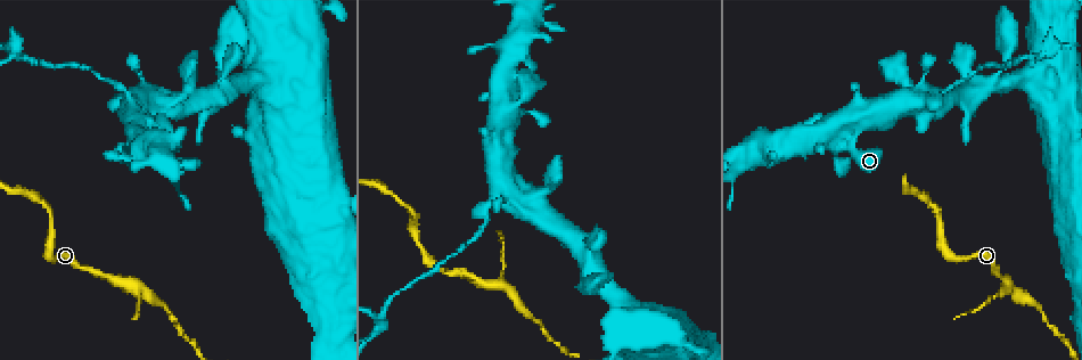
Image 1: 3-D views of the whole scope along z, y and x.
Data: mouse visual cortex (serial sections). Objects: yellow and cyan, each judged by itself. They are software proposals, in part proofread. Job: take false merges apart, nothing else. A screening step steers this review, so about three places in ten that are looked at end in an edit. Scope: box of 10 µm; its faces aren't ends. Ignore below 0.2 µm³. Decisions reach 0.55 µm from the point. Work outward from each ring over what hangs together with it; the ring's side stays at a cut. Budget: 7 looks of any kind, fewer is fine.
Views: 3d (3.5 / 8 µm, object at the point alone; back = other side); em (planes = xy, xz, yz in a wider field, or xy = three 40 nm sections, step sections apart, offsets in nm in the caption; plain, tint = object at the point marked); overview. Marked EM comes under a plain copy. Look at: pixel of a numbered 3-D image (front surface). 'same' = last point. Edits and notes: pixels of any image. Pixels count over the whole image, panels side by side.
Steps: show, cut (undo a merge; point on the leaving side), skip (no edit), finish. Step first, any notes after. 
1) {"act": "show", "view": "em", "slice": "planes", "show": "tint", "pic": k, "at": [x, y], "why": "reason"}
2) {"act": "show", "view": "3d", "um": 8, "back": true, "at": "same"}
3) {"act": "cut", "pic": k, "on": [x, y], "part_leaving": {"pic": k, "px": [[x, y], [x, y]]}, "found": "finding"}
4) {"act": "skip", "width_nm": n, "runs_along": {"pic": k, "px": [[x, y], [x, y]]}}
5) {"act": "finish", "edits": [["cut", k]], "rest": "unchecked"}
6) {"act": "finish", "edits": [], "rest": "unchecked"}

{"act": "show", "view": "3d", "um": 3.5, "pic": 1, "at": [948, 257], "why": "sharp bend"}

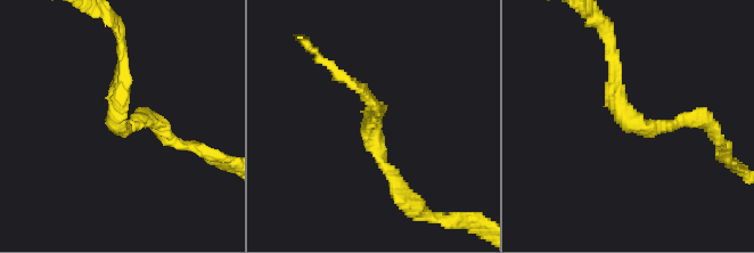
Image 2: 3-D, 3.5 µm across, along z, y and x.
{"act": "show", "view": "em", "slice": "xy", "step": 1, "show": "tint", "pic": 2, "at": [117, 123], "arm_widths_nm": [200, 200], "why": "now the EM"}

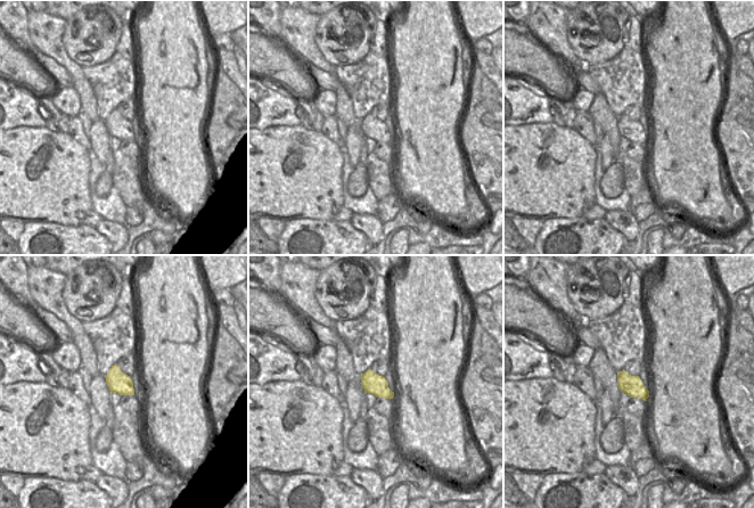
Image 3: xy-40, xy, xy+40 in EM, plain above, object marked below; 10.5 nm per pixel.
{"act": "skip", "runs_along": {"pic": 2, "px": [[696, 120], [632, 123], [612, 49]]}, "found": "all the same cell"}

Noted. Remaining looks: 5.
{"act": "show", "view": "3d", "um": 3.5, "pic": 1, "at": [161, 304], "why": "sudden change in width"}

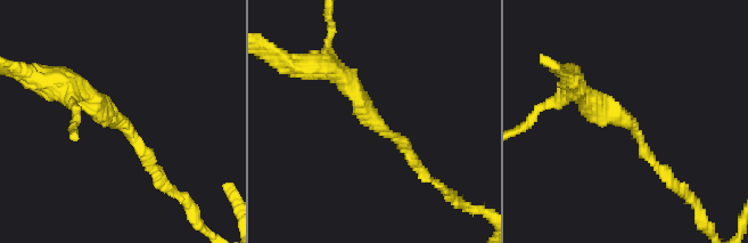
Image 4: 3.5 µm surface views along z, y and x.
{"act": "show", "view": "em", "slice": "xy", "step": 5, "show": "tint", "pic": 4, "at": [630, 122], "arm_widths_nm": [150, 300]}

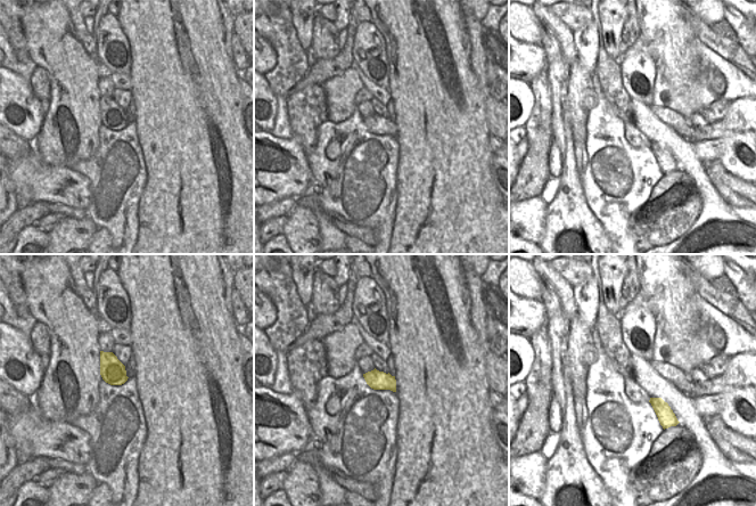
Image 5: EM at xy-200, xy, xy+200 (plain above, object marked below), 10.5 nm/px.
{"act": "skip", "runs_along": {"pic": 4, "px": [[576, 90], [629, 122], [666, 175]]}, "found": "continuous, no second cell"}

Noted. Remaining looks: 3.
{"act": "show", "view": "3d", "um": 3.5, "back": true, "pic": 1, "at": [484, 213], "why": "thick turns thin"}

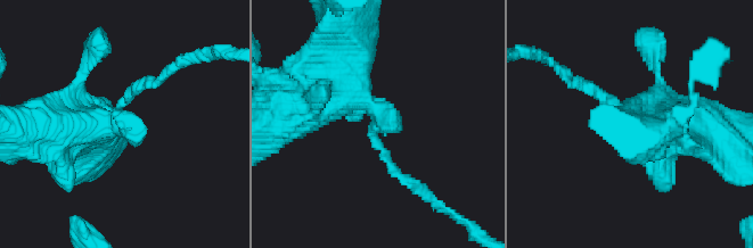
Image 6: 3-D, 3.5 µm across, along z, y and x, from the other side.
{"act": "show", "view": "em", "slice": "xy", "step": 5, "show": "tint", "pic": 6, "at": [123, 119], "arm_widths_nm": [150, 700], "why": "need the tissue"}

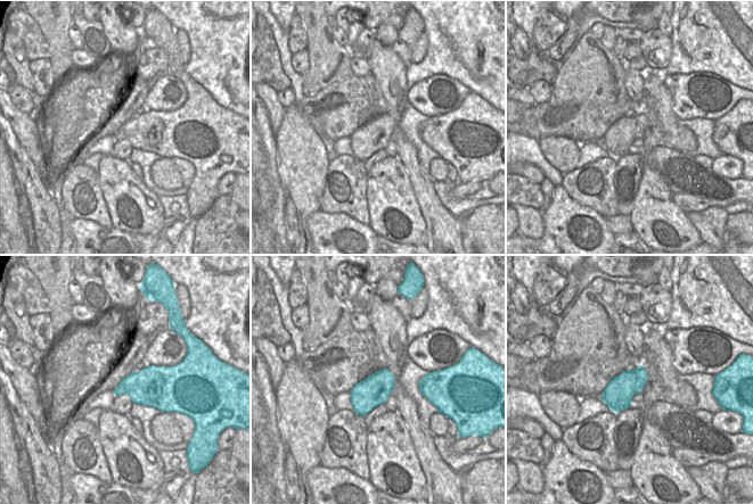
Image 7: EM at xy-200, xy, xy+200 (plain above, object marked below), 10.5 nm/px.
{"act": "cut", "pic": 6, "on": [586, 84], "part_leaving": {"pic": 6, "px": [[612, 104], [571, 82], [550, 62]]}, "found": "a second cell is stuck on"}

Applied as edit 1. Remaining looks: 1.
{"act": "finish", "edits": [["cut", 6]], "rest": "unchecked"}

